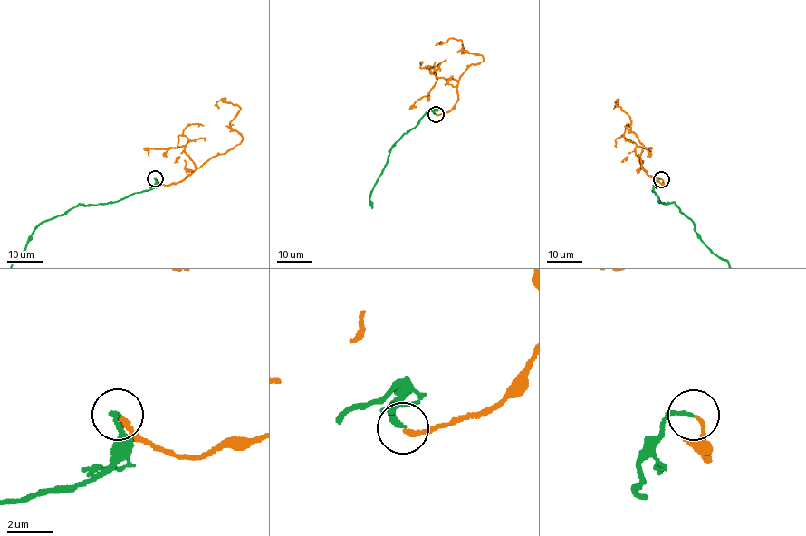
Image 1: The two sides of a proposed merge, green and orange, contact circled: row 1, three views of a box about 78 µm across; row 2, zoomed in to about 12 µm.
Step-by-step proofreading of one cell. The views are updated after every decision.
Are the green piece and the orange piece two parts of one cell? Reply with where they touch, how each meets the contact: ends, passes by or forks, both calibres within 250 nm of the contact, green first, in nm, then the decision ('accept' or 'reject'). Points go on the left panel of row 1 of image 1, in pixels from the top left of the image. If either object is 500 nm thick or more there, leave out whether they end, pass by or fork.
at (155, 178); green ends there; orange ends there; 190 nm thick on the green side, 190 nm on the other; accept

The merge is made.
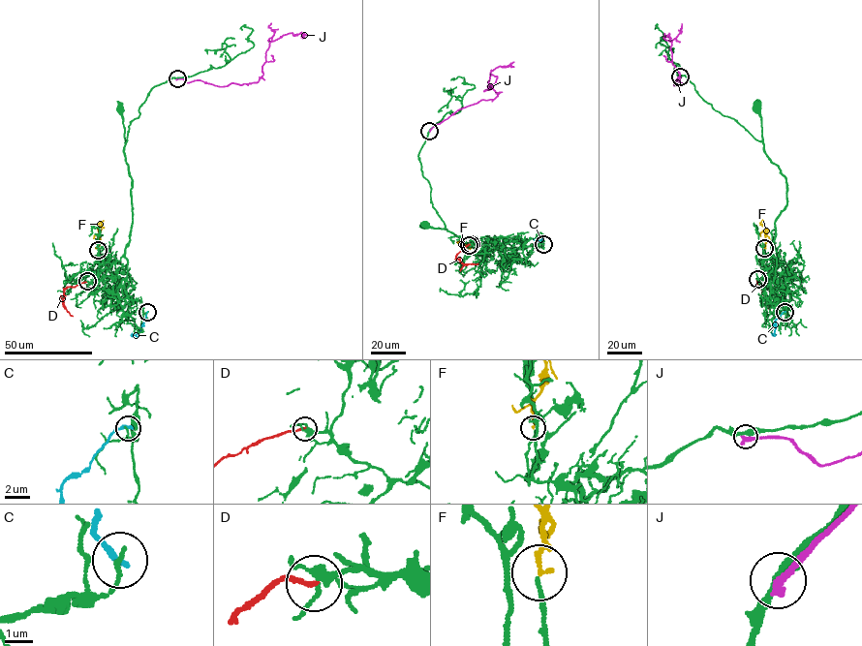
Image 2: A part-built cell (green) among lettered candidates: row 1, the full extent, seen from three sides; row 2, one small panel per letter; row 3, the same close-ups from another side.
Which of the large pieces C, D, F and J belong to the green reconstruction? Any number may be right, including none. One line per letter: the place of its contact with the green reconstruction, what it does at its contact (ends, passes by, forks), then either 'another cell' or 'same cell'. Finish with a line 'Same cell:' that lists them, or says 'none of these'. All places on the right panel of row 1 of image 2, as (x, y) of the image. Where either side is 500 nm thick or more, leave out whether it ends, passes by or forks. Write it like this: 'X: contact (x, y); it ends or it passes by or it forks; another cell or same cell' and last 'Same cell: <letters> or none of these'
C: contact (785, 312); it ends; another cell
D: contact (757, 279); it ends; another cell
F: contact (764, 248); it ends; same cell
J: contact (680, 76); it ends; another cell
Same cell: F

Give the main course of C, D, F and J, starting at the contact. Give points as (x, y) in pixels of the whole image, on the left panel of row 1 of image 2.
C: (147, 311), (140, 330), (133, 335), (132, 333)
D: (87, 282), (64, 290), (63, 305), (73, 316)
F: (98, 251), (97, 228), (101, 222), (98, 224)
J: (177, 78), (188, 82), (200, 80), (220, 86), (257, 82), (263, 75), (269, 43), (292, 33), (307, 35)

